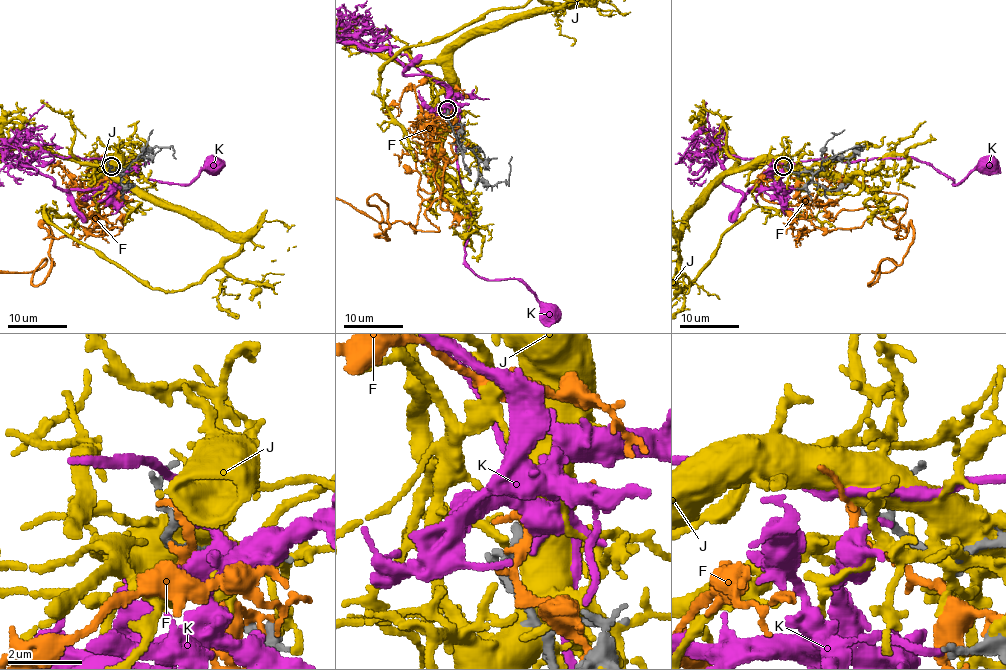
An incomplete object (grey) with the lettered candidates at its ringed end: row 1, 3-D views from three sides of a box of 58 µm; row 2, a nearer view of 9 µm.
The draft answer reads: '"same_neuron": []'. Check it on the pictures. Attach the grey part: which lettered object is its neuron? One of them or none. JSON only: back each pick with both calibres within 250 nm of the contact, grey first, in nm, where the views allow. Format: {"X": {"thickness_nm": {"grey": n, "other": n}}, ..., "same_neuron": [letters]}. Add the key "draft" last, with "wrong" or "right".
{"same_neuron": [], "draft": "right"}

